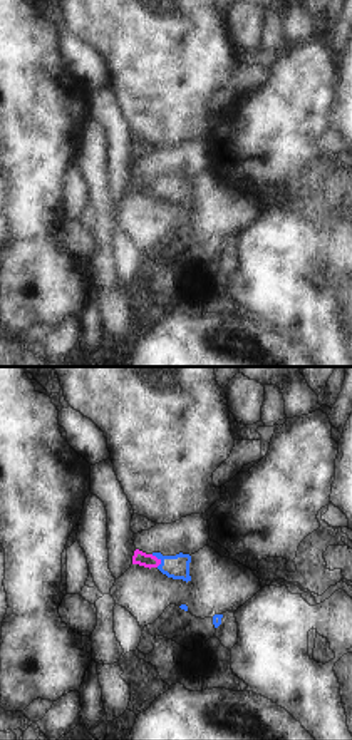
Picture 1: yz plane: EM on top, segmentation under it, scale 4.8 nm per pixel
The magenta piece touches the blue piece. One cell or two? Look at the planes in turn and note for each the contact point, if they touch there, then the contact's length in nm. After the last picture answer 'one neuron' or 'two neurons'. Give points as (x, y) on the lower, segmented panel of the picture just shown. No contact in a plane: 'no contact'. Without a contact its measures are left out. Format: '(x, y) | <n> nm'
(158, 560) | 70 nm

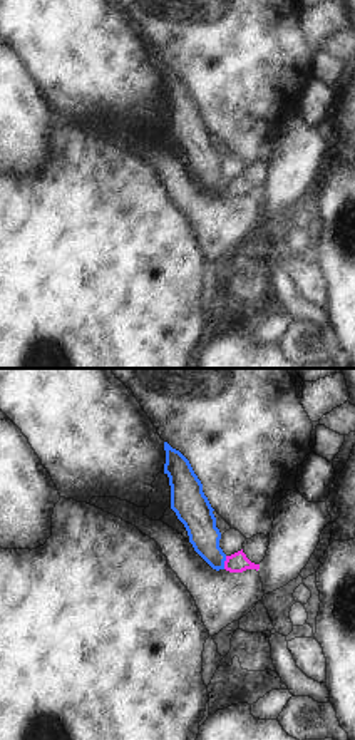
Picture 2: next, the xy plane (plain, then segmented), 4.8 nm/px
(225, 563) | 70 nm

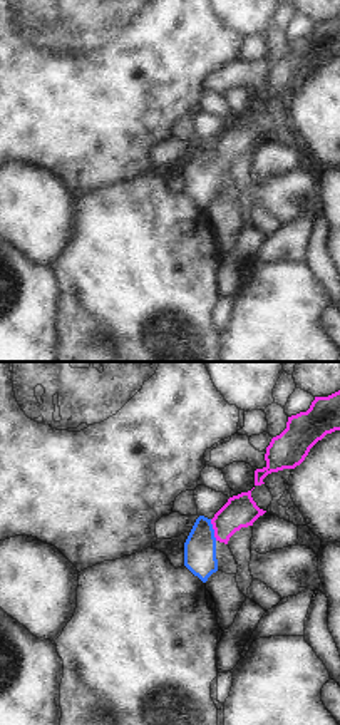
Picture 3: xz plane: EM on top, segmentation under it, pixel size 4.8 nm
(215, 529) | 110 nm

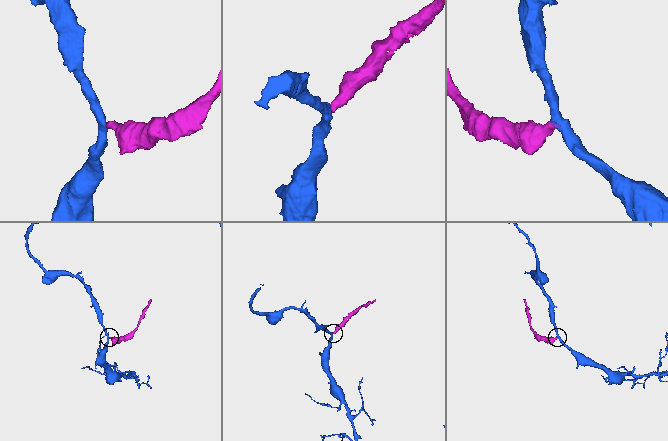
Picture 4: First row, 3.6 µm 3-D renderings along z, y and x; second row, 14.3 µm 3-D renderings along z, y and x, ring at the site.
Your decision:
one neuron

